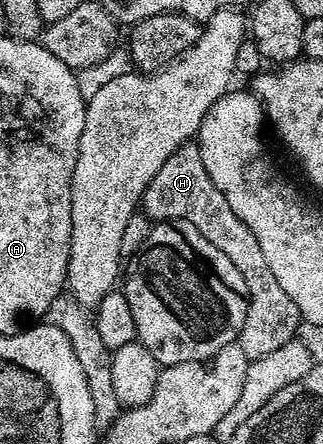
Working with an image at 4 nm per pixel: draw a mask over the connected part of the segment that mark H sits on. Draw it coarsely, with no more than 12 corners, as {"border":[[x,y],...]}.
{"border":[[197,142],[144,189],[151,221],[183,219],[240,277],[237,342],[251,361],[298,335],[296,303],[252,229],[232,213]]}

